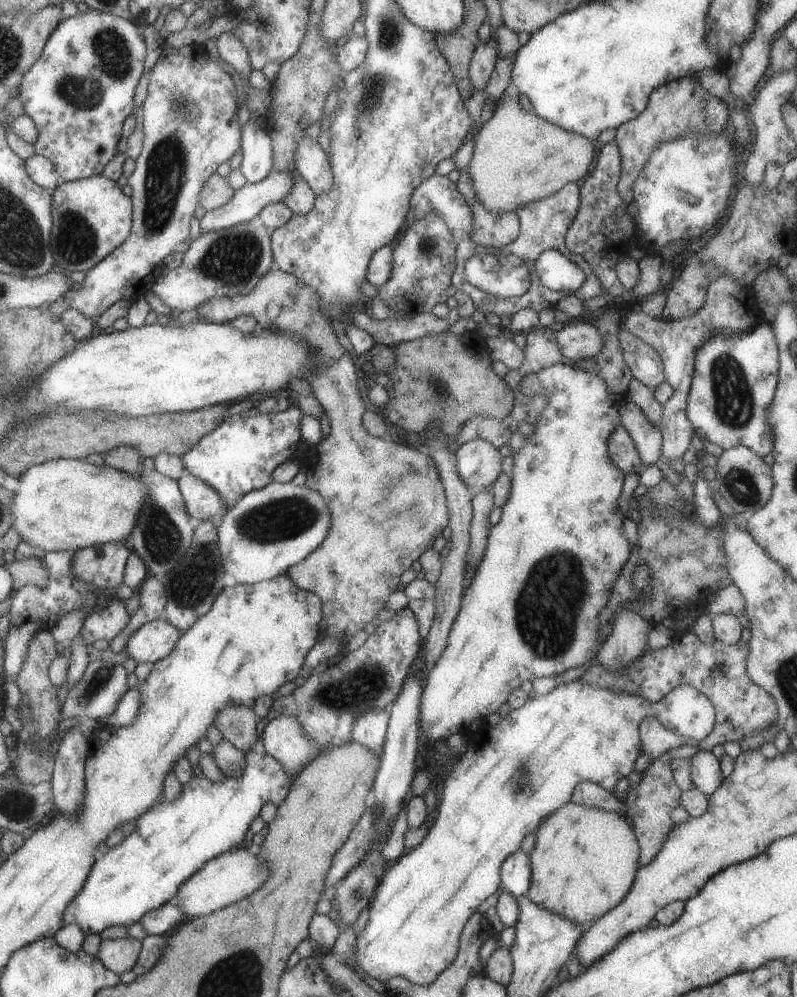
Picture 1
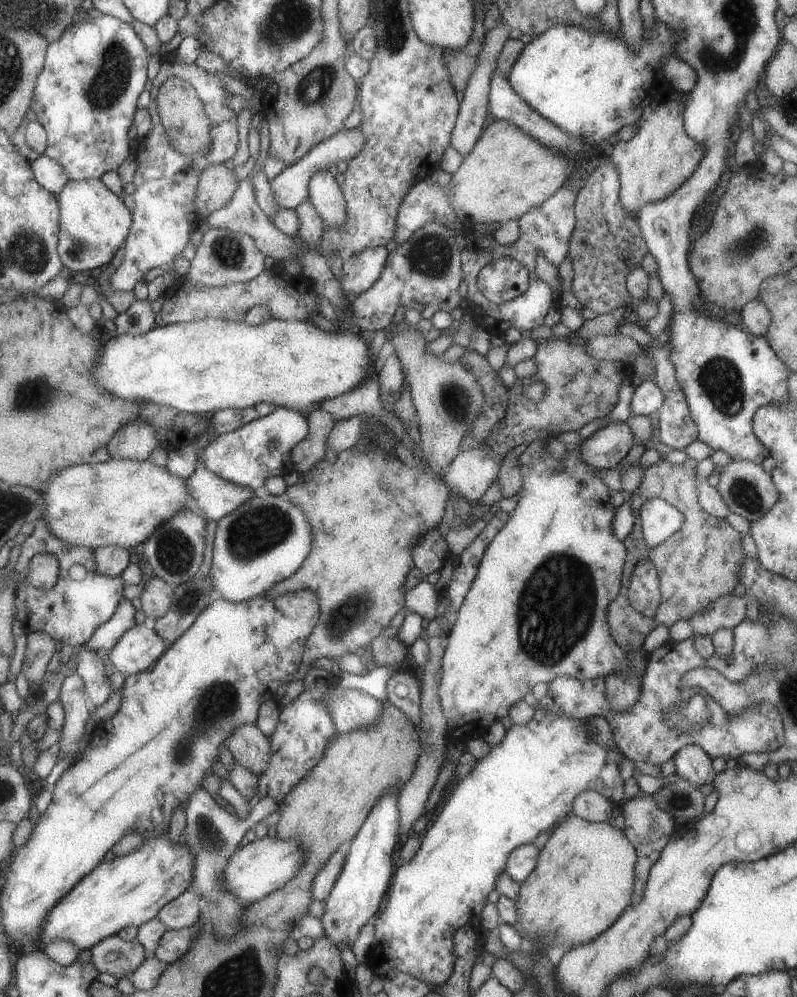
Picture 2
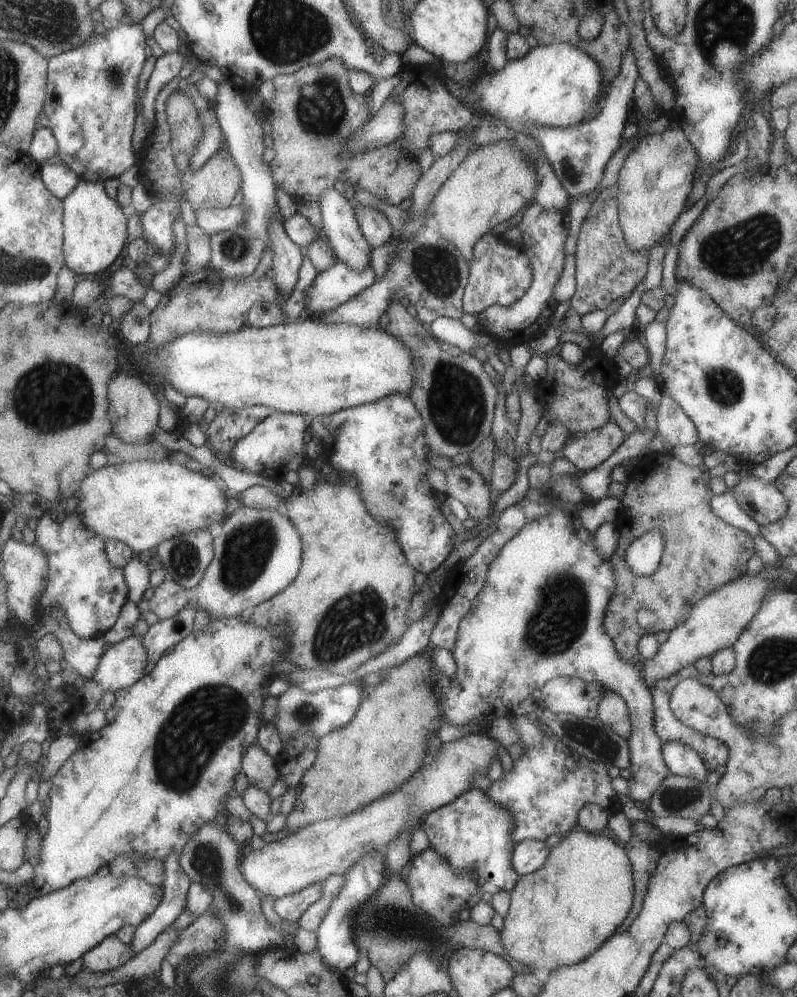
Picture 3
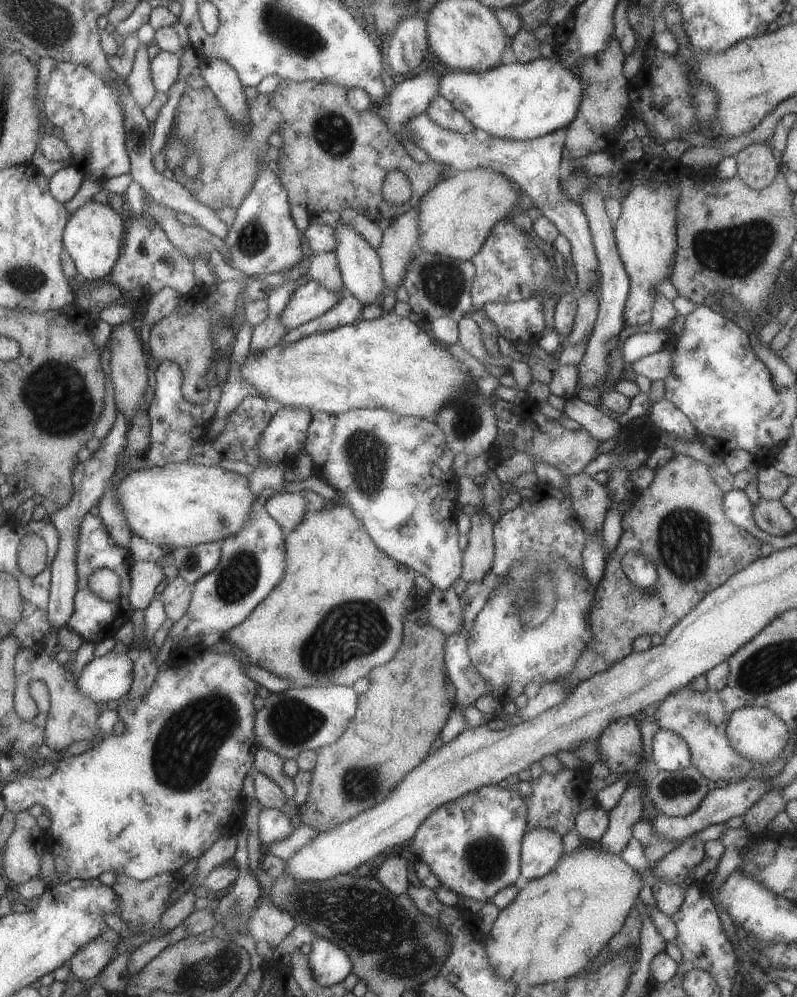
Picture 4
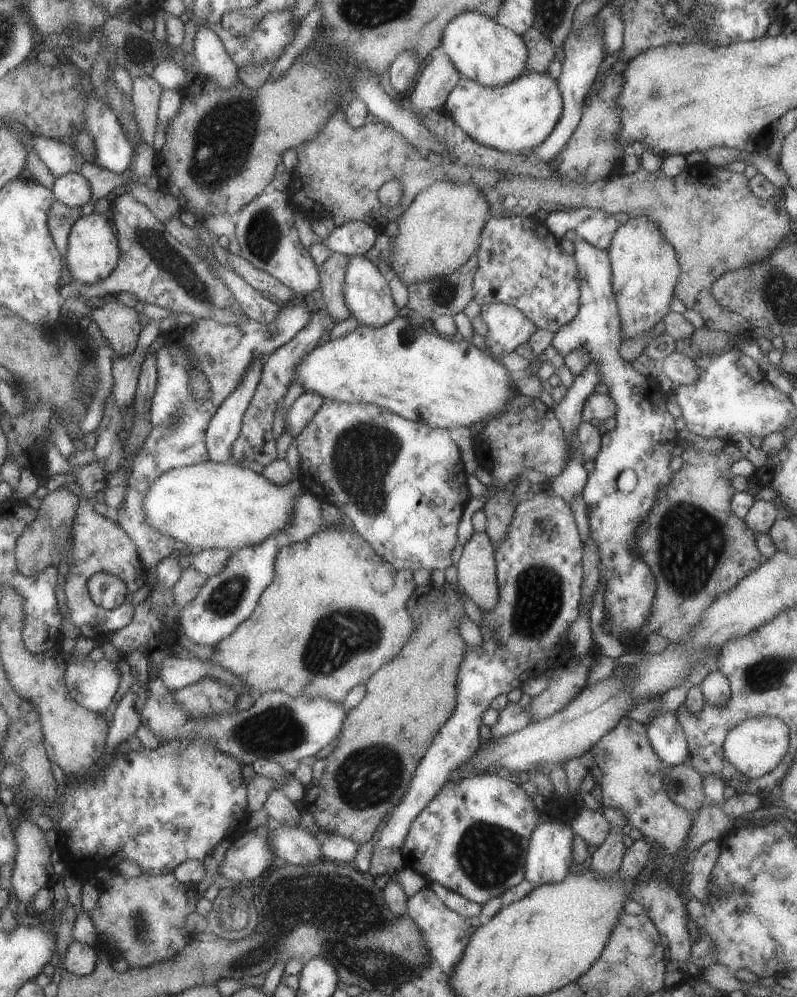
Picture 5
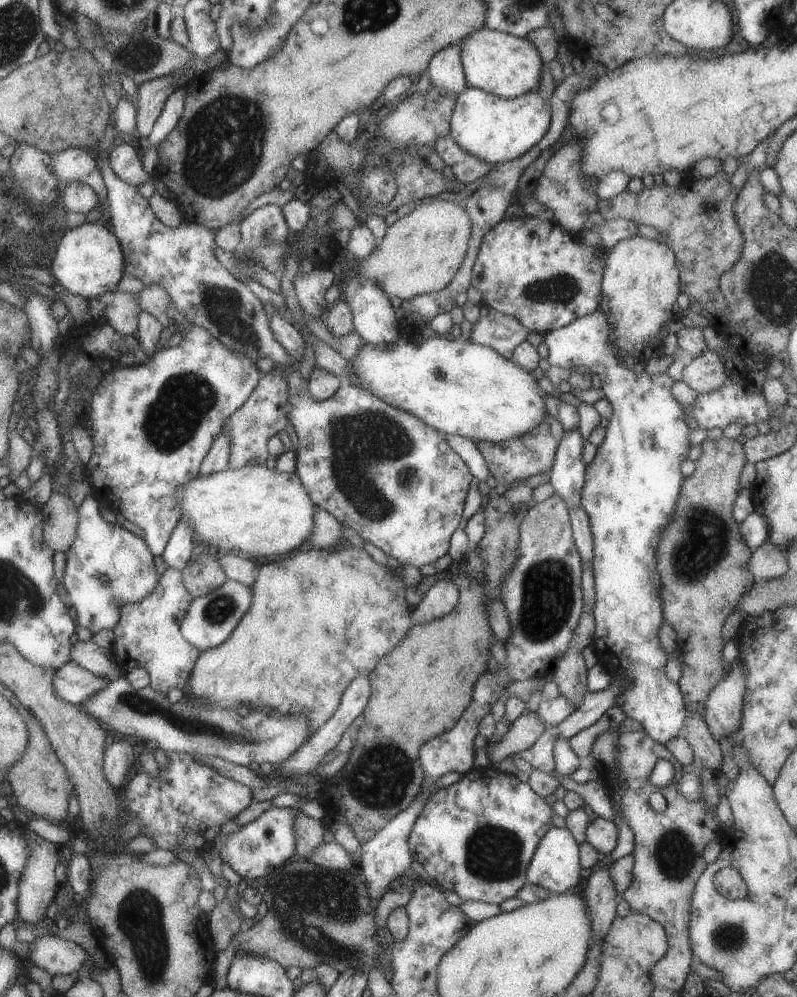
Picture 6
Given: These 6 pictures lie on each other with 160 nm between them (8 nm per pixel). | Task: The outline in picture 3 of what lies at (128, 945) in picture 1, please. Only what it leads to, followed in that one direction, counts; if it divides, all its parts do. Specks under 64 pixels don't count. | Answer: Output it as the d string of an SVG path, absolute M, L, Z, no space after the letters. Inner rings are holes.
M114 934L109 935L81 955L81 968L92 973L104 973L126 963L134 954Z

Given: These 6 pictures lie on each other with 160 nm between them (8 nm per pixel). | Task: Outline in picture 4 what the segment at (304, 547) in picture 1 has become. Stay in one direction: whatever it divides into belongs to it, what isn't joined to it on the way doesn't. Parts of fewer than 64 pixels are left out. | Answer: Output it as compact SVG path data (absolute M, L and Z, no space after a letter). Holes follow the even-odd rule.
M261 496L253 501L248 521L233 536L220 542L220 559L213 571L204 574L192 584L192 594L187 610L172 626L169 640L157 650L157 664L181 644L181 639L196 634L221 632L242 623L265 595L281 580L285 568L284 540L281 527L261 506Z

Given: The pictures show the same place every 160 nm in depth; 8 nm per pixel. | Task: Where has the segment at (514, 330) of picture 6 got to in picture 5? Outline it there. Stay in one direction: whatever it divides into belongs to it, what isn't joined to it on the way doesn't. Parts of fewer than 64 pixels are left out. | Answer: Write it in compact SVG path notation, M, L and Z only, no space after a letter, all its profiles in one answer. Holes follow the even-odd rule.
M503 303L482 304L480 317L488 328L484 344L496 358L513 352L537 330L522 312Z

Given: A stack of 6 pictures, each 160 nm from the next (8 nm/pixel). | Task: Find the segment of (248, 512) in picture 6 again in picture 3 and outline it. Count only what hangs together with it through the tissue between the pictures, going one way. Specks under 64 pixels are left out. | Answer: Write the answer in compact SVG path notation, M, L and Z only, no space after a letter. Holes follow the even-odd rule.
M168 459L161 462L150 460L120 463L114 466L105 465L99 470L91 470L81 480L78 487L79 502L75 511L80 514L85 527L99 535L103 540L120 540L127 544L133 553L152 550L161 541L173 538L194 530L207 531L213 522L221 524L225 519L227 496L223 488L213 477L205 476L199 471L191 471L186 466Z

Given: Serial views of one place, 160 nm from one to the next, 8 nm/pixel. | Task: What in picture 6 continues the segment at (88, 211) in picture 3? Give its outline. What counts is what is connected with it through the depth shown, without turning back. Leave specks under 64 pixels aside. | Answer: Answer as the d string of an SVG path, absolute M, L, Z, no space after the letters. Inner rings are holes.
M84 222L63 234L51 256L48 271L56 285L89 300L109 296L116 290L124 275L123 263L120 244L109 228Z

